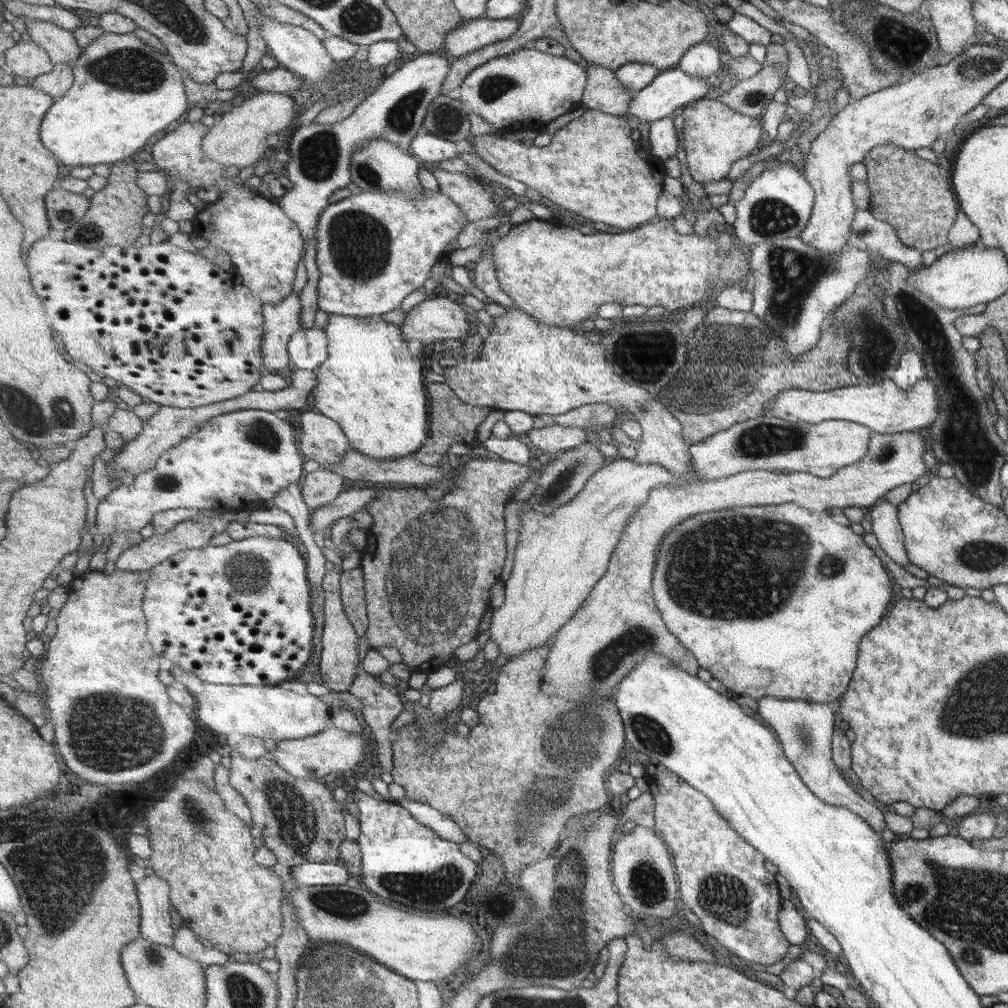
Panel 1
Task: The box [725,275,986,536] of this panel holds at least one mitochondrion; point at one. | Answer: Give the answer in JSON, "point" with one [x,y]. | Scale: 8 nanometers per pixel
{"point":[876,343]}

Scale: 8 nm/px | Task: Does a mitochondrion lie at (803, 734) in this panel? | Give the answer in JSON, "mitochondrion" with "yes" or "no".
{"mitochondrion":"yes"}

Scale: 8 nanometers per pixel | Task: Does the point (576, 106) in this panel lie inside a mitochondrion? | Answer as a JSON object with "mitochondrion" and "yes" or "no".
{"mitochondrion":"no"}

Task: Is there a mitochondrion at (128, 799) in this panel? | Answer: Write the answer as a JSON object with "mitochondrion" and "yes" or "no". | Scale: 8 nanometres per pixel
{"mitochondrion":"no"}

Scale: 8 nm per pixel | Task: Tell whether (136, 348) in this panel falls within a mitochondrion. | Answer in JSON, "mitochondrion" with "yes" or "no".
{"mitochondrion":"no"}

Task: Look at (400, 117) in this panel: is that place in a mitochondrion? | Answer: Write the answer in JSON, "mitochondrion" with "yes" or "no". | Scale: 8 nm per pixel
{"mitochondrion":"yes"}

